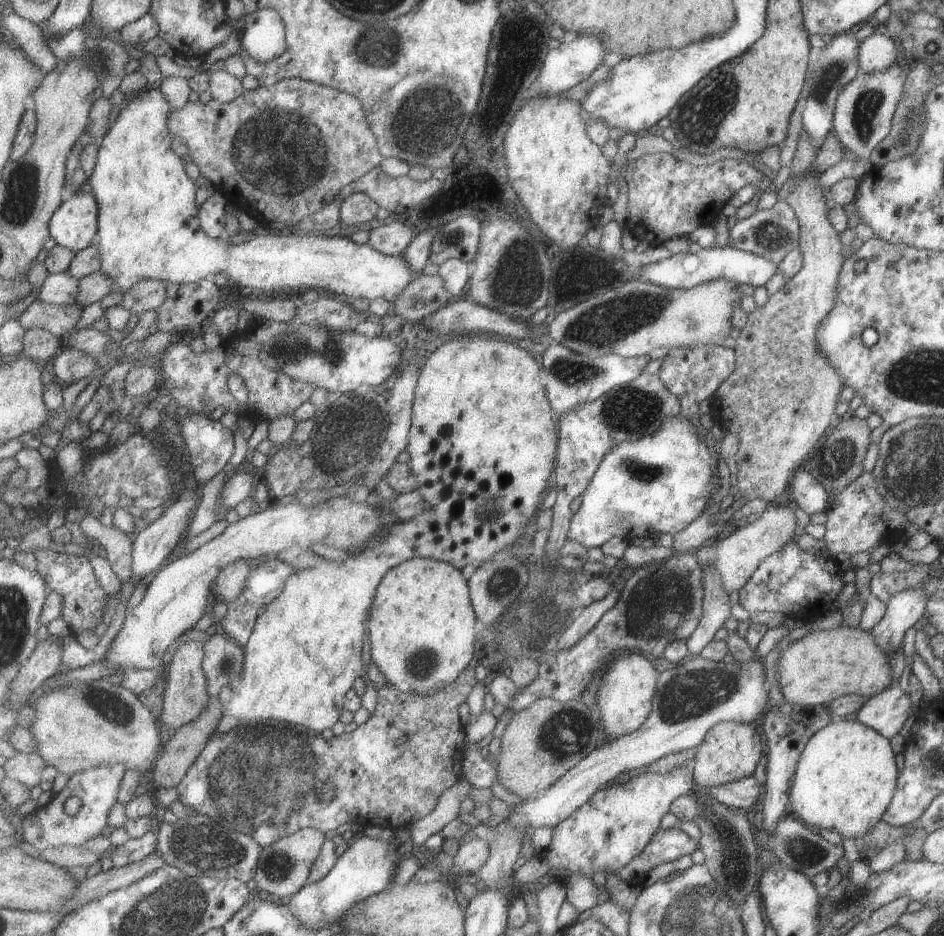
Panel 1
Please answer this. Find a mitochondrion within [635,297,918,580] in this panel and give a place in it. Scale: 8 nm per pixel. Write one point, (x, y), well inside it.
(837, 460)

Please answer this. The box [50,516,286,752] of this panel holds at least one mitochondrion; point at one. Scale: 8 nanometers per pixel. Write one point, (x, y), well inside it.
(114, 711)

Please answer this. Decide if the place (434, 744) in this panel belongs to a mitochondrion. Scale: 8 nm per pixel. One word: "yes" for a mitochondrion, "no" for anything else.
no

